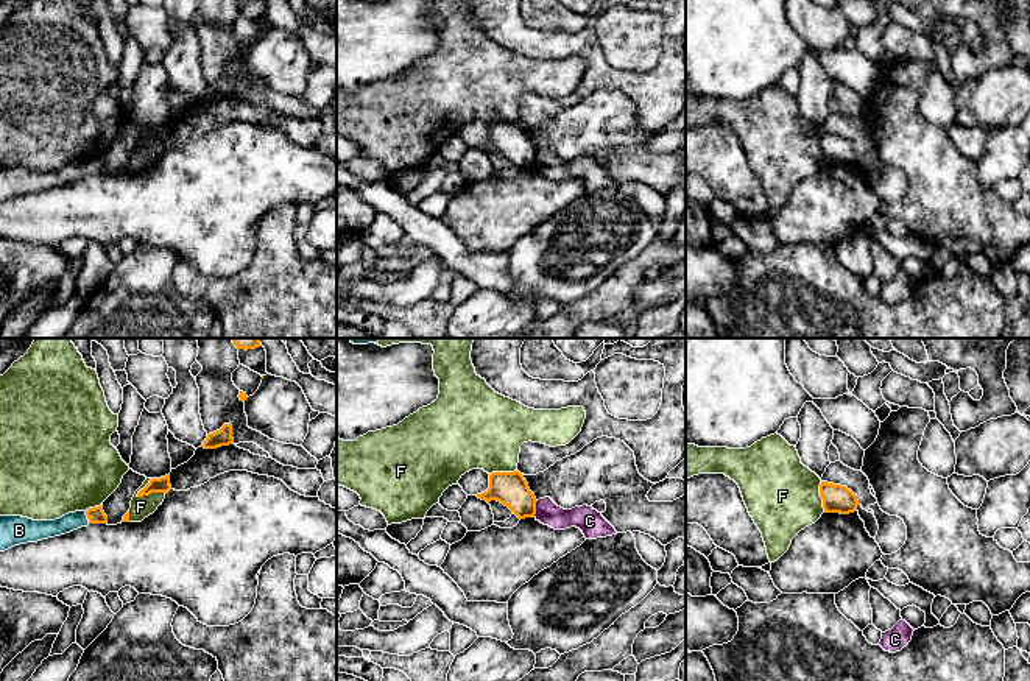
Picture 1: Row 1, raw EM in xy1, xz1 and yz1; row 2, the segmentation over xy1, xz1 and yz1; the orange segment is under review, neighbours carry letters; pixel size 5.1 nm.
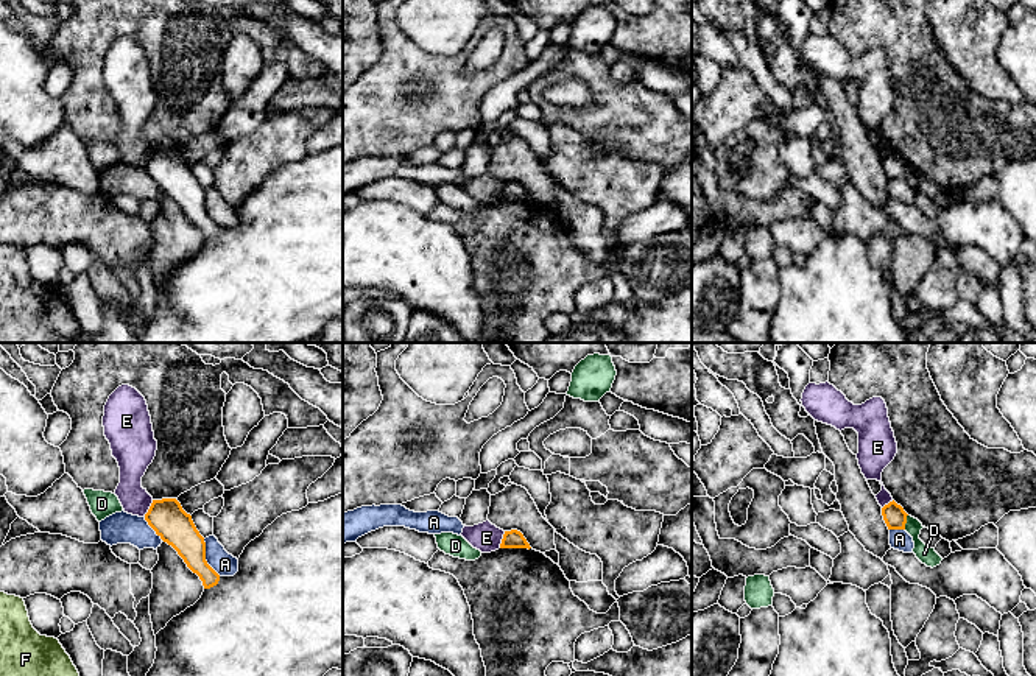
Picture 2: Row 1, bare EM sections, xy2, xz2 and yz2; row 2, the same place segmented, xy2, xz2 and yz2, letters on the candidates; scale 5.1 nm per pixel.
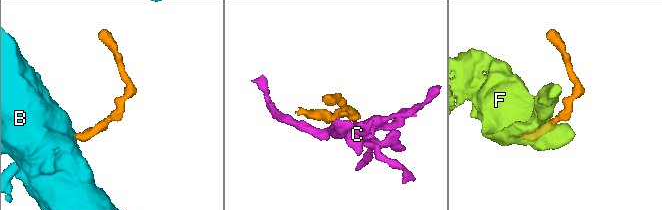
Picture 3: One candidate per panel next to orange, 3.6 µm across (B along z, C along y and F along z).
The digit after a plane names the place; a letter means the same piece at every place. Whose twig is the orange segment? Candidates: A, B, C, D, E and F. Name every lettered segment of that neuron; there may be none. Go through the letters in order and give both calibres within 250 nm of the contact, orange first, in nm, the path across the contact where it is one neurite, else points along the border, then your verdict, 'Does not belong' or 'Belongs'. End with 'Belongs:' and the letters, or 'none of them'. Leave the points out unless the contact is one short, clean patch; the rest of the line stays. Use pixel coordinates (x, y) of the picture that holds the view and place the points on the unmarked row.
A: Thickness 190 nm (orange) against 120 nm. Does not belong
B: Thickness 80 nm (orange) against 100 nm. Path across: xy1 (95, 165), (88, 169), (41, 181). Belongs
C: Thickness 180 nm (orange) against 120 nm. Boundary: xz1 (538, 151), (533, 167). Does not belong
D: Thickness 120 nm (orange) against 90 nm. Does not belong
E: Thickness 190 nm (orange) against 150 nm. Boundary: xy2 (153, 151), (144, 167). Does not belong
F: Thickness 80 nm (orange) against 110 nm. Does not belong
Belongs: B

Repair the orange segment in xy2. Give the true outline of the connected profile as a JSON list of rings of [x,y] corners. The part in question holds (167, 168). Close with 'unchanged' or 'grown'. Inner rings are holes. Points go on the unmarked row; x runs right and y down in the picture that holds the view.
[[[176,150],[153,151],[145,171],[199,227],[204,240],[218,235],[220,226],[206,212],[204,188],[196,181],[192,167],[182,160]]] | unchanged

